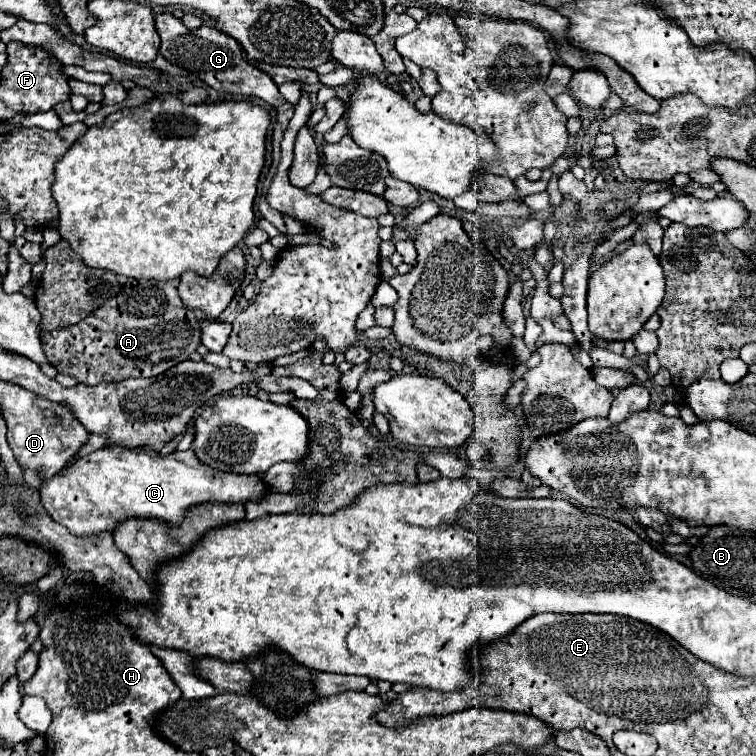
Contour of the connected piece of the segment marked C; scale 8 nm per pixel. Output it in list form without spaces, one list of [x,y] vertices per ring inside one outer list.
[[[106,445],[84,457],[74,457],[62,473],[42,479],[38,491],[46,513],[74,535],[112,531],[128,517],[154,517],[178,525],[188,507],[198,503],[246,503],[262,501],[266,495],[266,487],[258,477],[214,471],[198,461],[192,449],[158,455],[148,447],[122,449],[120,445]]]

